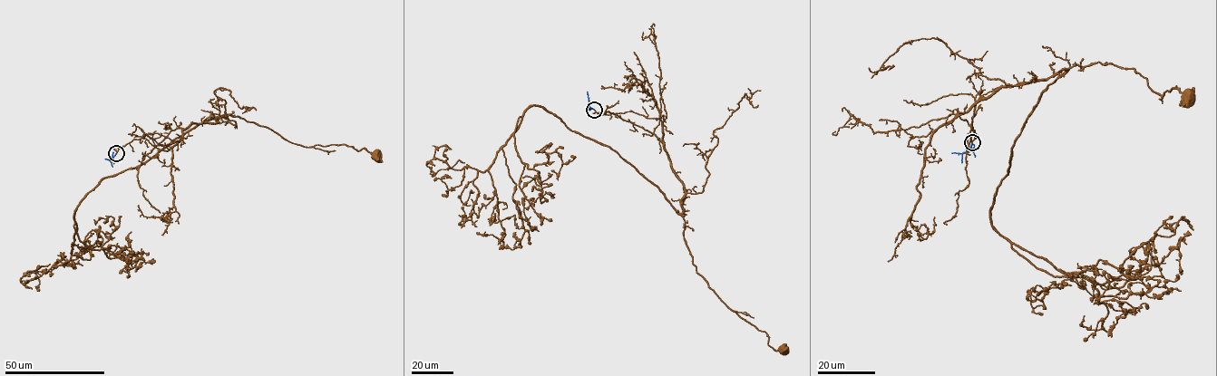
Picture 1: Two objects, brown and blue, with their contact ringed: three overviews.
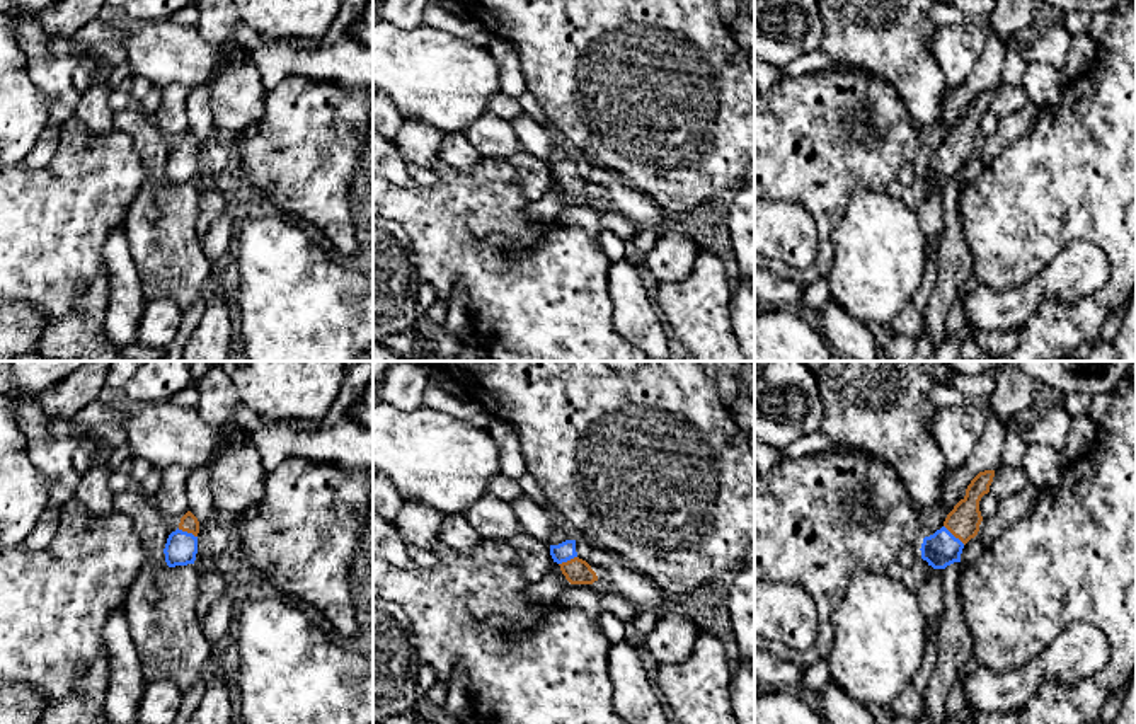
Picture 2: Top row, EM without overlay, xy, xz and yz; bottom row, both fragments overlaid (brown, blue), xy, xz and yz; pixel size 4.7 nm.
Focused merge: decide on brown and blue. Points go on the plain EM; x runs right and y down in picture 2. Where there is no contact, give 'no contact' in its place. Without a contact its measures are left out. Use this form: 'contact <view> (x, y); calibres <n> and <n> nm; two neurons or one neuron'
contact yz (954, 154); calibres 160 and 160 nm; one neuron

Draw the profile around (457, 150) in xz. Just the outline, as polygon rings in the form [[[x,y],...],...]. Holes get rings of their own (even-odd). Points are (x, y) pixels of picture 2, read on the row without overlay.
[[[462,131],[445,135],[438,157],[458,170],[472,170],[482,160],[480,153]]]

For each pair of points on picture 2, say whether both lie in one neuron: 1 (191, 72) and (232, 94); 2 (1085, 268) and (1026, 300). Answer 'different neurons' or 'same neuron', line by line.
1: different neurons
2: same neuron

